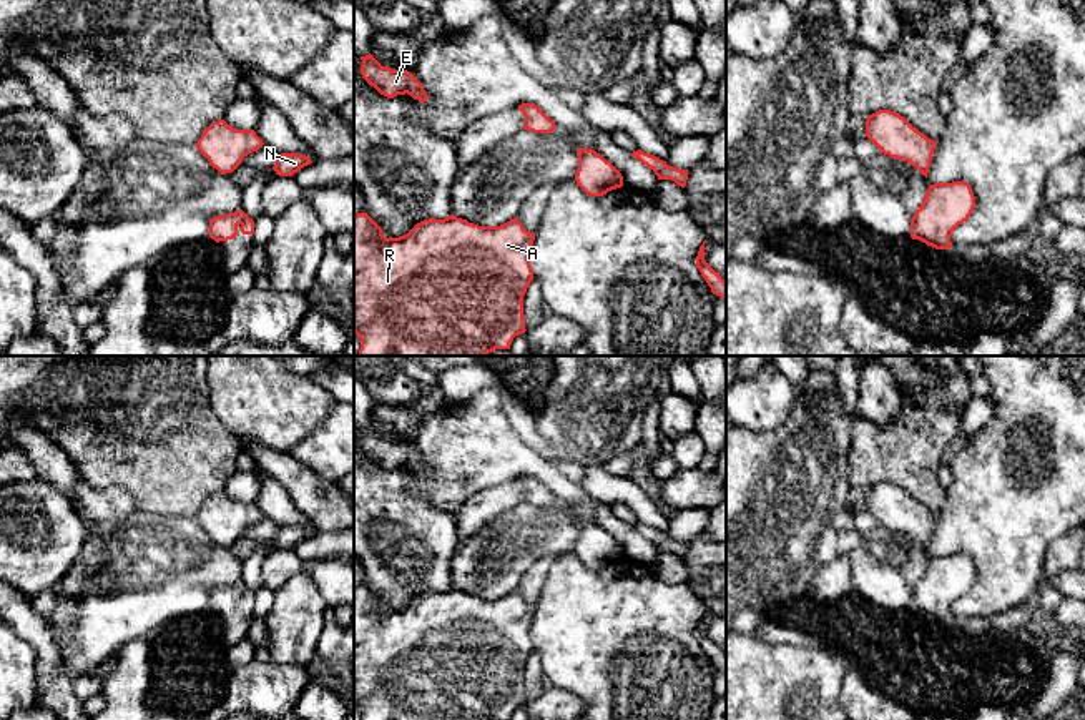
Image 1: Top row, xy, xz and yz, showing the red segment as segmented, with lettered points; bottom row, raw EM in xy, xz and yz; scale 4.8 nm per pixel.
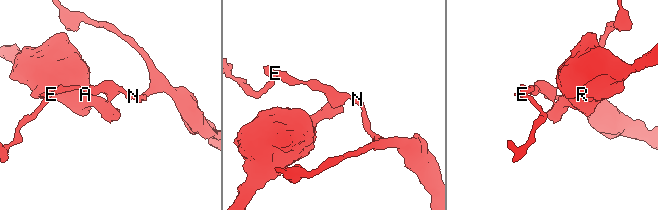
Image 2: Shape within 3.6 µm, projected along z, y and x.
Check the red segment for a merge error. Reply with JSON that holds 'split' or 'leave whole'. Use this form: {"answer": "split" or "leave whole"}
{"answer": "split"}

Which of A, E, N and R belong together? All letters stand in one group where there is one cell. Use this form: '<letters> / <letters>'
A E R / N

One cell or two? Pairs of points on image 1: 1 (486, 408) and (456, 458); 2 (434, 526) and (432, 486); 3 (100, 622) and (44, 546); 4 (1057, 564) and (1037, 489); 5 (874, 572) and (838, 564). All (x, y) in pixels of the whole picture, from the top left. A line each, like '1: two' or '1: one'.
1: one
2: two
3: two
4: two
5: two

